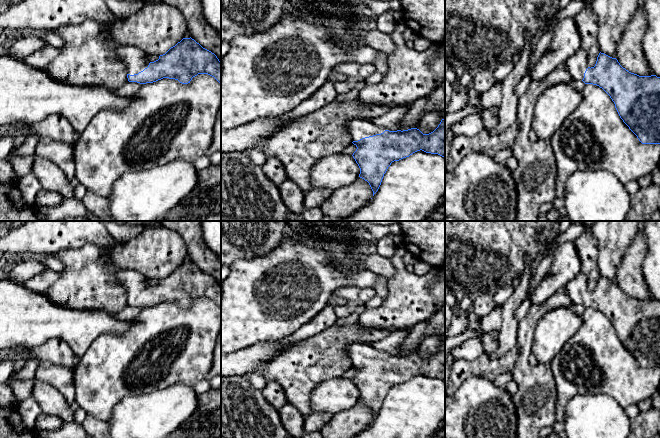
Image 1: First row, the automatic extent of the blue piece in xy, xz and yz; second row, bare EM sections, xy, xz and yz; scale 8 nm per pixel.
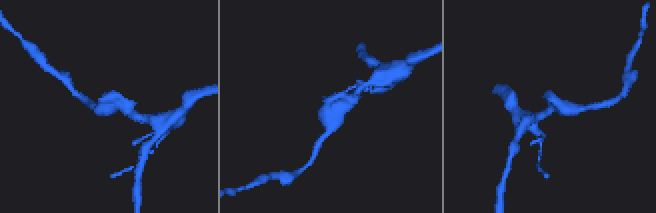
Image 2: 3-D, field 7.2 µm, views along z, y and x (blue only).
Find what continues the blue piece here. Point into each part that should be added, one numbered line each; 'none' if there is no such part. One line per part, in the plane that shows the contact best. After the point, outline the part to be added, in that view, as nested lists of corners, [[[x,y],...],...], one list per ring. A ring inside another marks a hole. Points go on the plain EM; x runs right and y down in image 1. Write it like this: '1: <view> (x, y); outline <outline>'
1: xz (357, 353); outline [[[354,343],[348,346],[348,358],[351,360],[353,365],[381,358],[384,355],[384,352],[375,349],[371,345]]]

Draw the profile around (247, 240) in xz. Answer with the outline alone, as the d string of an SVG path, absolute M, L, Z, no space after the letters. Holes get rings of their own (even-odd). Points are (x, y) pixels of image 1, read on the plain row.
M221 221L221 265L264 256L280 245L287 221Z

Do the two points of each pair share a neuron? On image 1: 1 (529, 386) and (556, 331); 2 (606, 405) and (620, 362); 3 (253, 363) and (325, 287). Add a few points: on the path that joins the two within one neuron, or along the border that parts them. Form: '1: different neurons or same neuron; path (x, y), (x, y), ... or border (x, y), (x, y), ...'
1: different neurons; border (538, 362), (549, 364)
2: different neurons; border (586, 393), (605, 393), (611, 396), (623, 408)
3: different neurons; border (280, 340), (266, 340), (251, 346)

